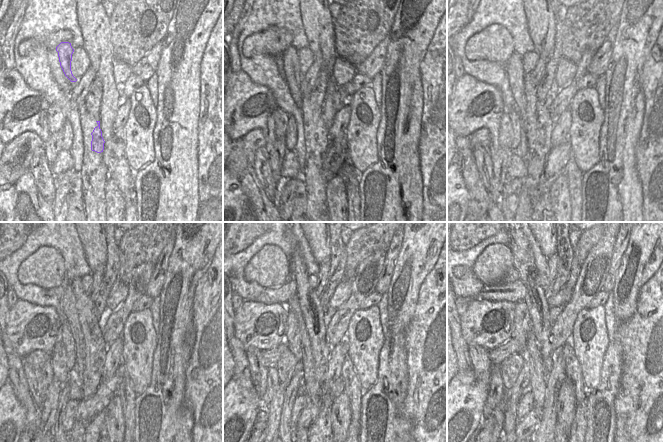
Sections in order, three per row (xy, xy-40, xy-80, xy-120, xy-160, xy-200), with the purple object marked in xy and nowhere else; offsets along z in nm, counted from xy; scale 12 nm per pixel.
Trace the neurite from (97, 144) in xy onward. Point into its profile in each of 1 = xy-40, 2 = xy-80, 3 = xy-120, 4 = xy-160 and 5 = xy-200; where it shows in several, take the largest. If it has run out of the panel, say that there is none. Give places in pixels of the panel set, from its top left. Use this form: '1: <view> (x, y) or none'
1: xy-40 (322, 140)
2: xy-80 (544, 136)
3: xy-120 (96, 360)
4: xy-160 (320, 361)
5: xy-200 (541, 364)

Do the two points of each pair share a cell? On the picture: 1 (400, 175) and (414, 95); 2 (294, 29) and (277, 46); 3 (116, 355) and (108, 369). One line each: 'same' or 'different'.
1: same
2: different
3: same

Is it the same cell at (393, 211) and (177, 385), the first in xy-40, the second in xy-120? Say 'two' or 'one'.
one

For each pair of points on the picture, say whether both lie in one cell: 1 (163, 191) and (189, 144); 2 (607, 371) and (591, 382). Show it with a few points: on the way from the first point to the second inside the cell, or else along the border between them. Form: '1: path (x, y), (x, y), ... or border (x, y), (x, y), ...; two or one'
1: path (171, 179), (177, 156); one
2: border (604, 354), (600, 381), (587, 391); two

